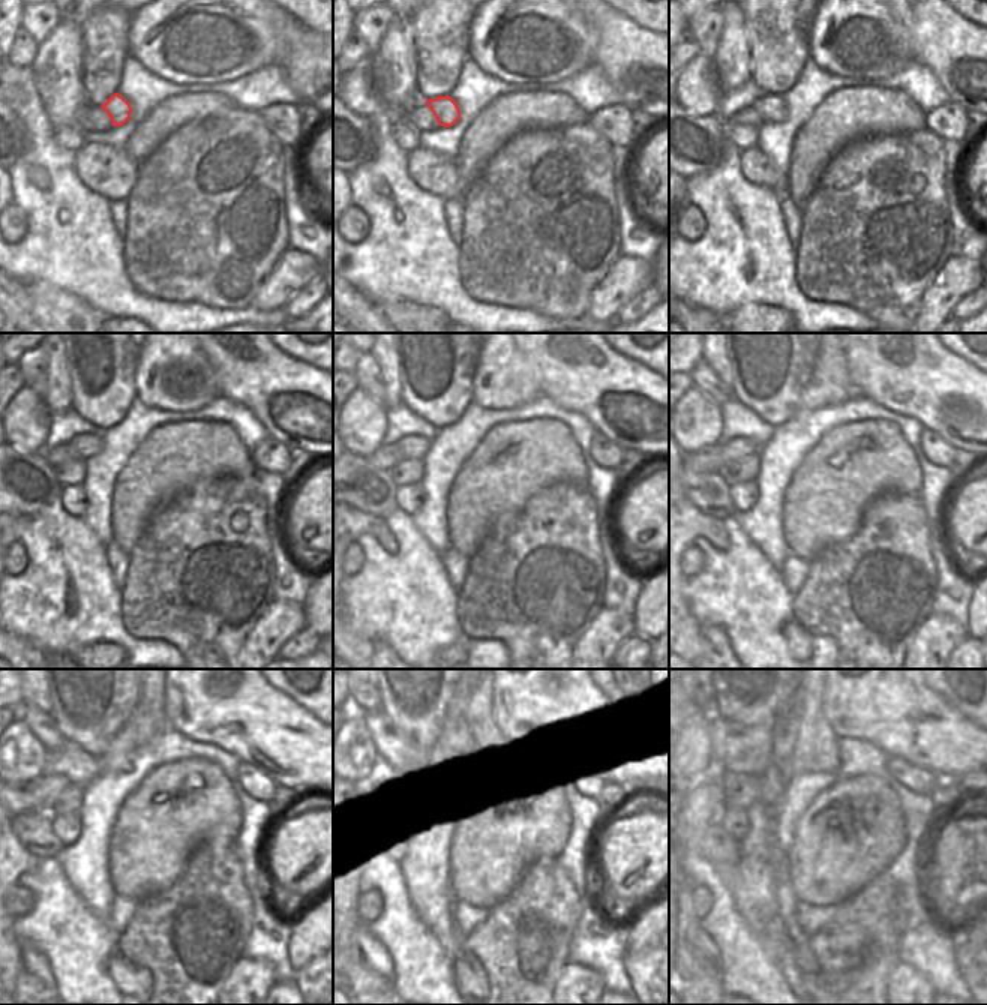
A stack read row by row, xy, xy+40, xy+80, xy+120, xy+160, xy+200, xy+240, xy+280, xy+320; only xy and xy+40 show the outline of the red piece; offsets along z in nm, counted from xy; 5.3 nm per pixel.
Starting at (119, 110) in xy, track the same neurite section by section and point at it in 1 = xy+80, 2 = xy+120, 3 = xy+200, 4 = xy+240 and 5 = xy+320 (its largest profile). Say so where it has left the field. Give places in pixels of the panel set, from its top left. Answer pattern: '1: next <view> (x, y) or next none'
1: next xy+80 (773, 110)
2: next xy+120 (84, 446)
3: next xy+200 (738, 447)
4: next xy+240 (45, 789)
5: next xy+320 (699, 818)

